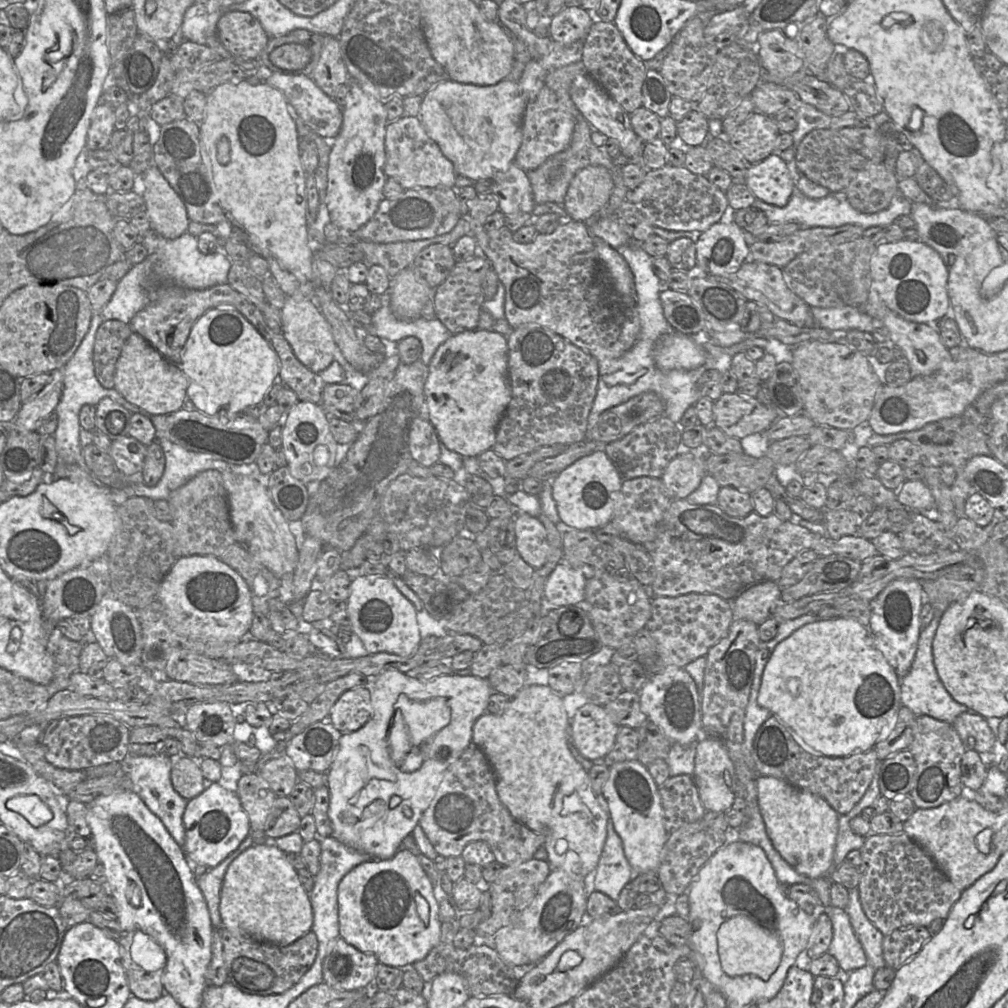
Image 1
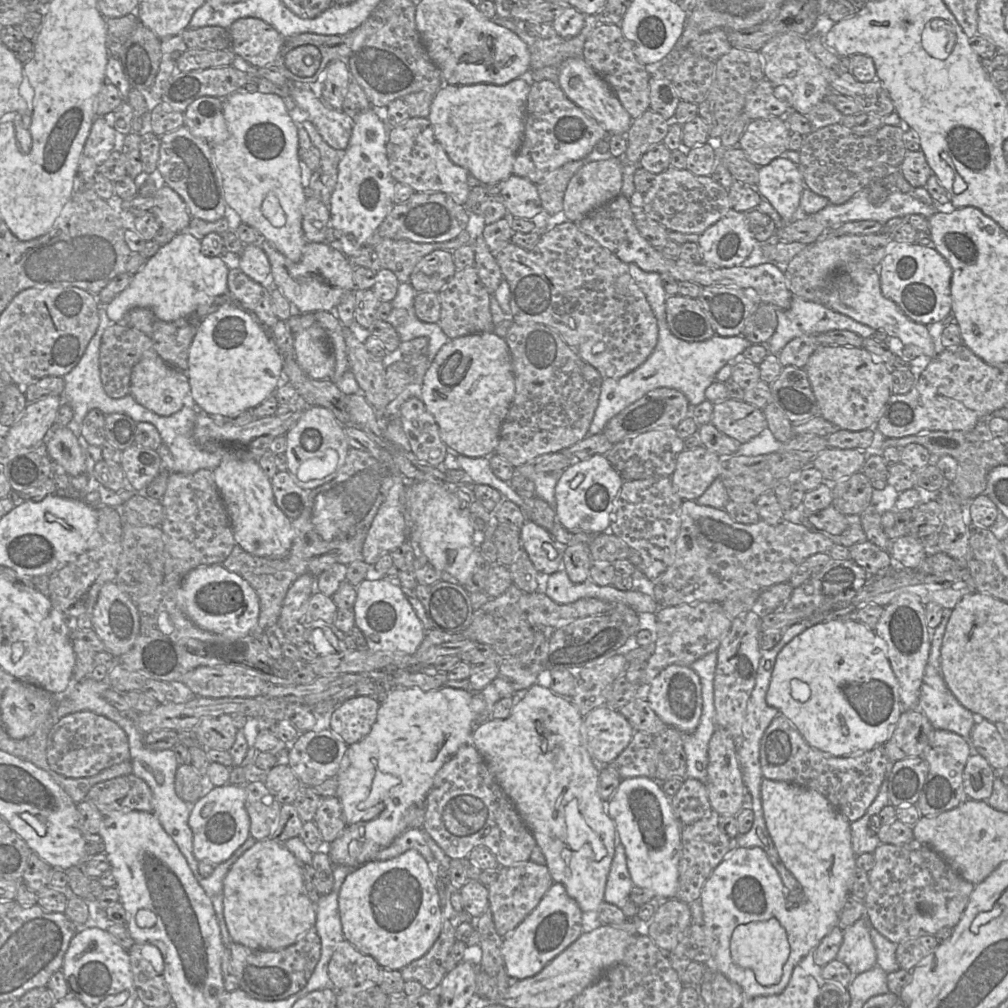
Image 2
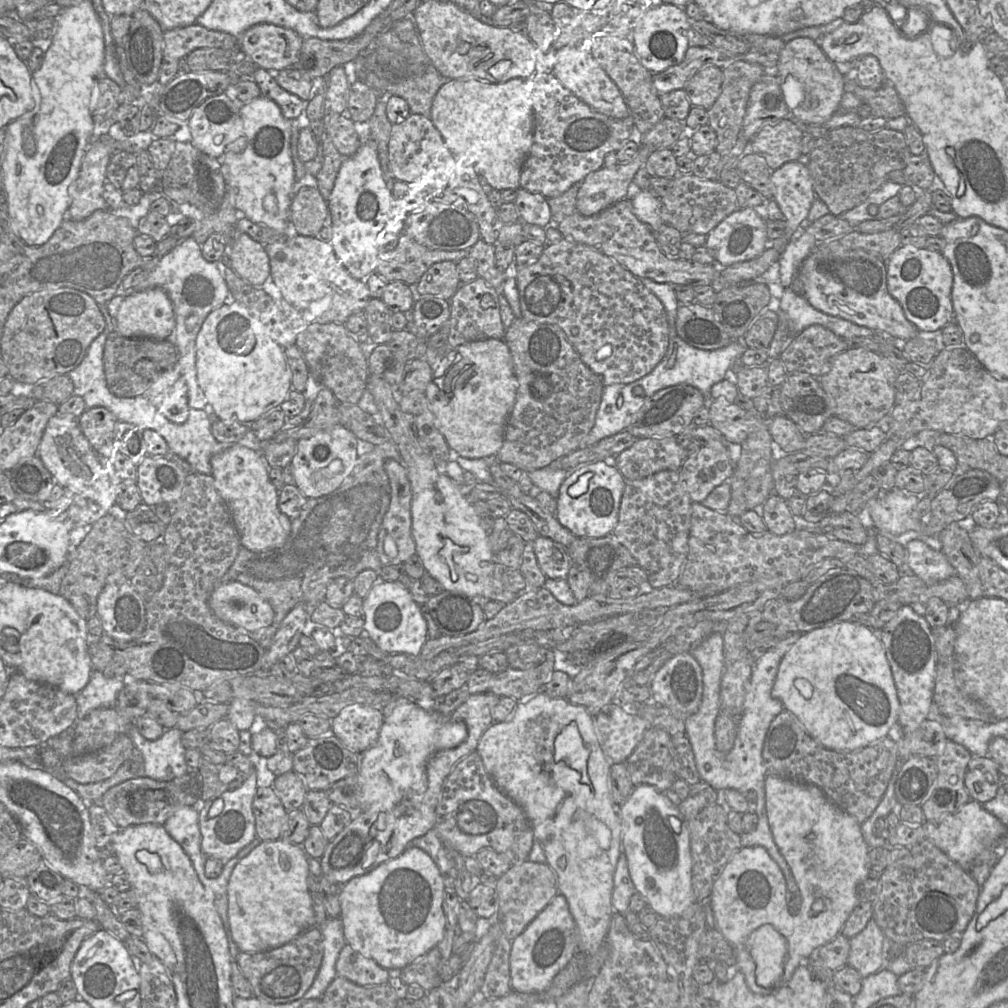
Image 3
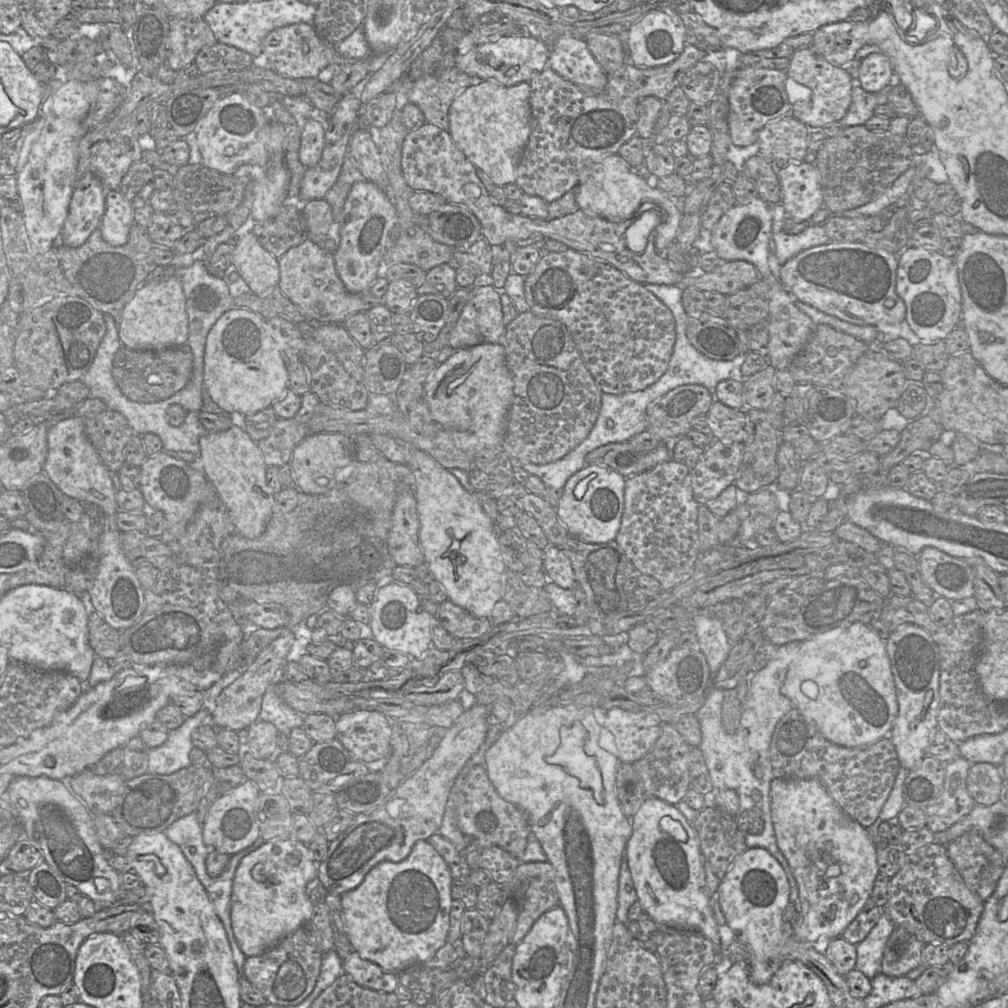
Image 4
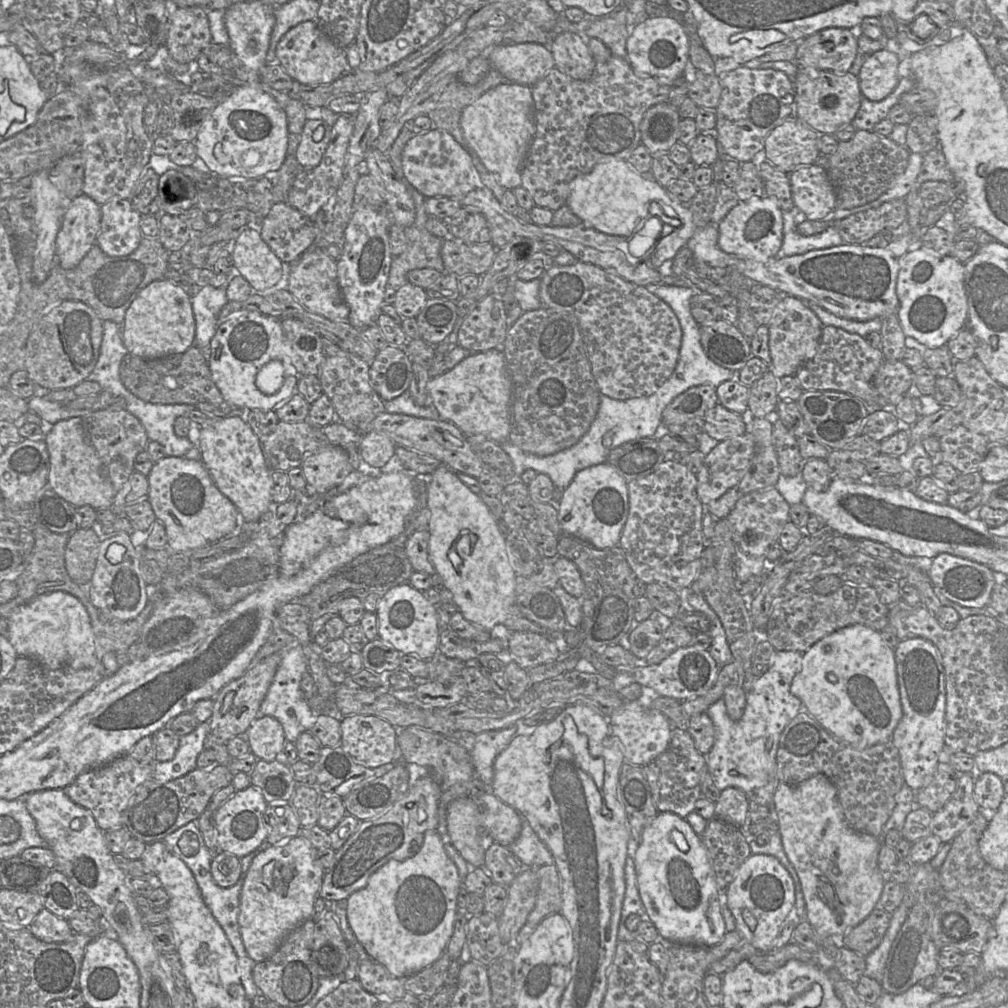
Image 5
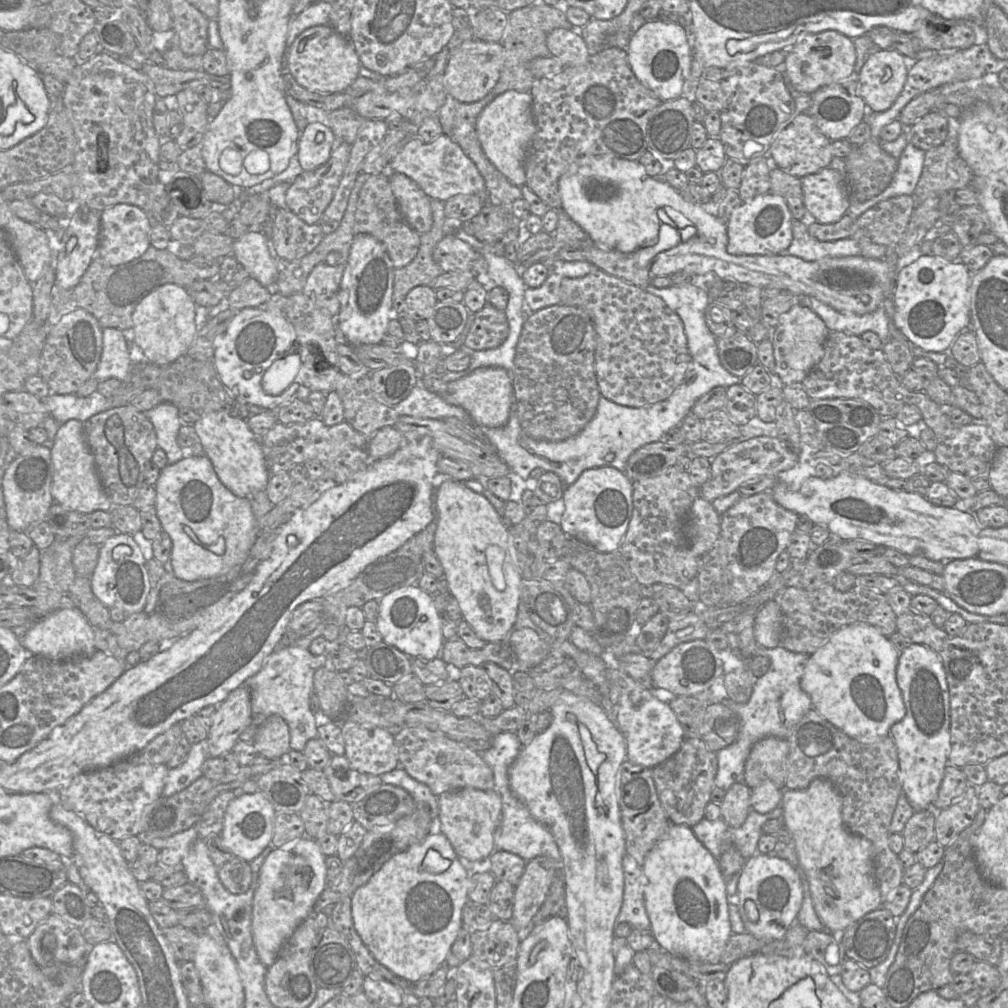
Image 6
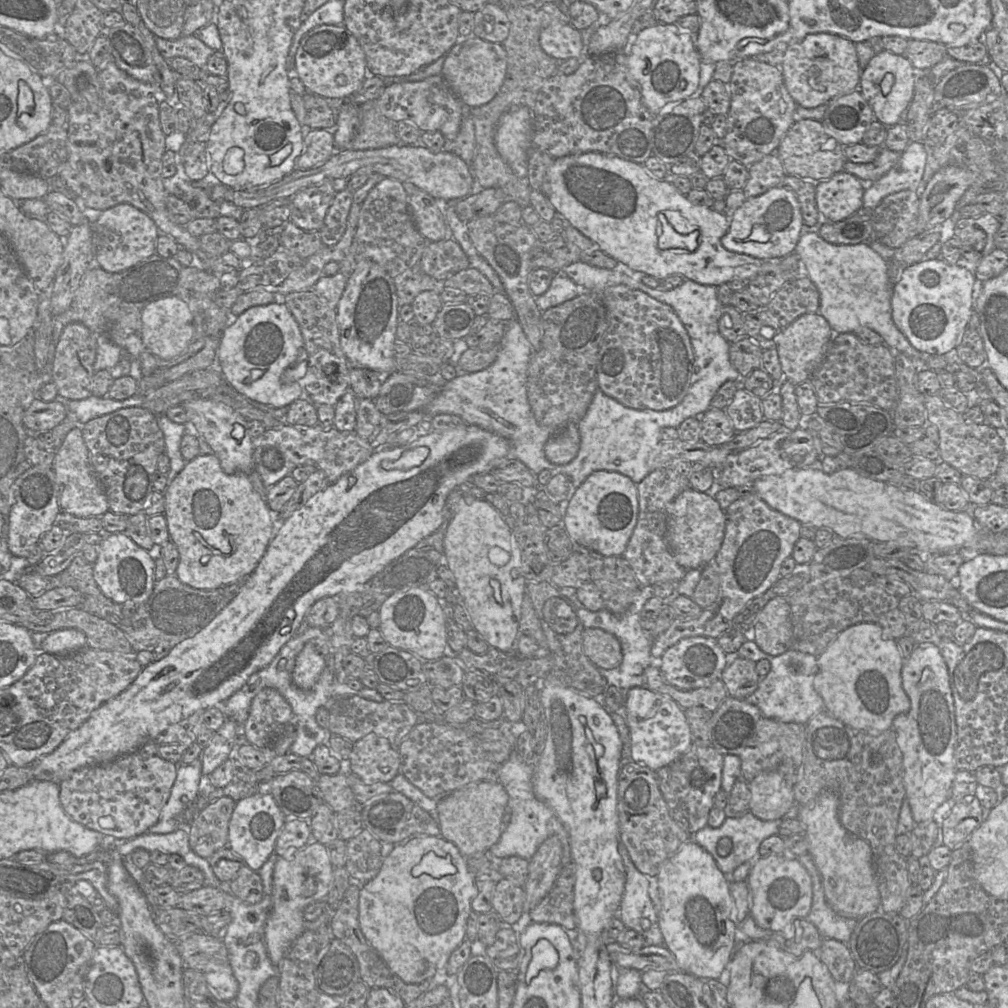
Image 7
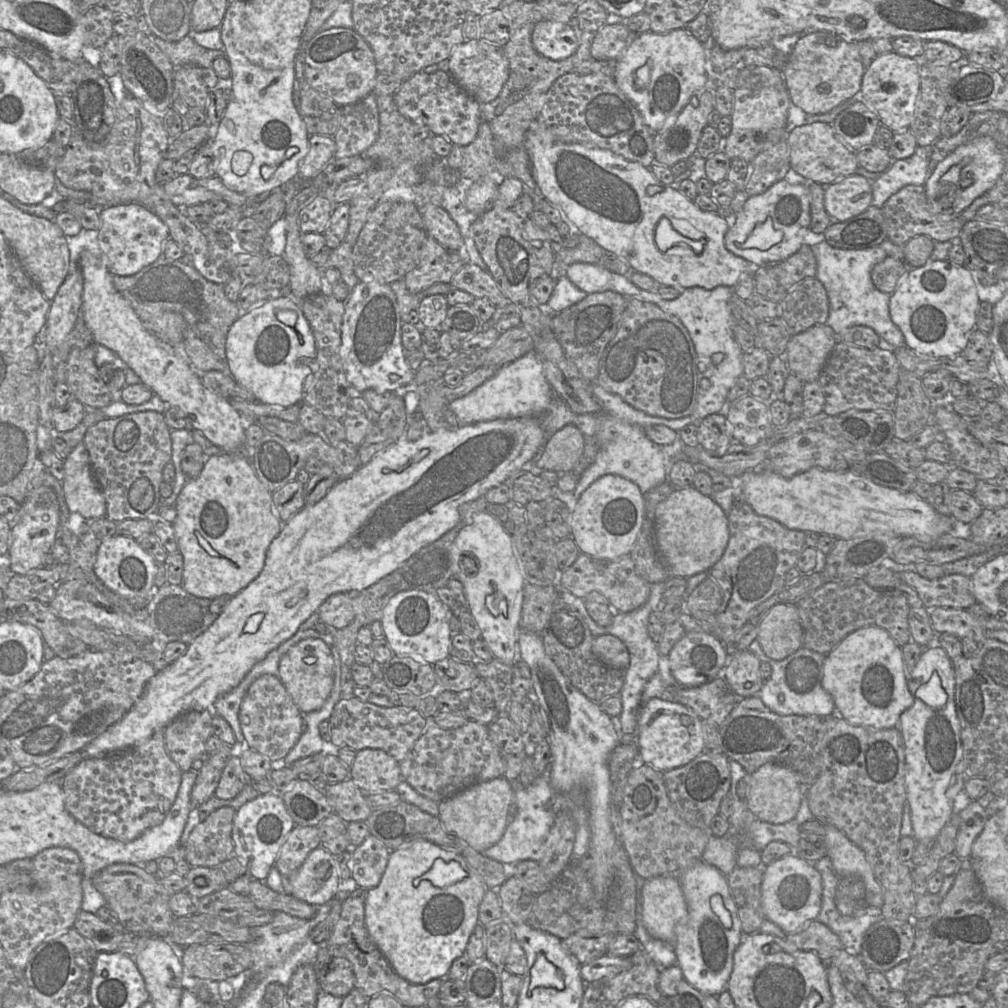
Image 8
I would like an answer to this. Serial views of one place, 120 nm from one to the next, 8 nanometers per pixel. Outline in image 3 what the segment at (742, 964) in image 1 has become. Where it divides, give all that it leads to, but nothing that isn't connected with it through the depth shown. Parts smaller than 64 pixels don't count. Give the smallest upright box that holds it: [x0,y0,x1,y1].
[746,924,787,989]

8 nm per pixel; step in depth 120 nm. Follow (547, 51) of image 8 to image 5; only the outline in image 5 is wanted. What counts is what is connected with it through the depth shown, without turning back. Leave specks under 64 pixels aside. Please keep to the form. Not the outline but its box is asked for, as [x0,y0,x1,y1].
[549,32,596,79]

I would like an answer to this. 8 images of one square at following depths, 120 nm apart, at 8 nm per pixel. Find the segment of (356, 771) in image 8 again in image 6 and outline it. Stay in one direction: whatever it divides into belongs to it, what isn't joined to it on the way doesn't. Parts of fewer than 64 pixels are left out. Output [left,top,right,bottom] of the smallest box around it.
[340,722,400,776]

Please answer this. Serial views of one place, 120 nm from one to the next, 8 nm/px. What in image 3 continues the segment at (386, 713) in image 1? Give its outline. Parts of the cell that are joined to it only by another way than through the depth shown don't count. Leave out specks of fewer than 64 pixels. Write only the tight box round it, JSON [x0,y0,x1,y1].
[359,702,467,812]

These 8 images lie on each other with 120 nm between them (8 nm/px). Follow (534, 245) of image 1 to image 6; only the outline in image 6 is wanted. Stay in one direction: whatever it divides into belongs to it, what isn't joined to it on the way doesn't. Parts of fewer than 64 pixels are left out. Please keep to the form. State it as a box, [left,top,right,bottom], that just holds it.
[561,269,692,408]

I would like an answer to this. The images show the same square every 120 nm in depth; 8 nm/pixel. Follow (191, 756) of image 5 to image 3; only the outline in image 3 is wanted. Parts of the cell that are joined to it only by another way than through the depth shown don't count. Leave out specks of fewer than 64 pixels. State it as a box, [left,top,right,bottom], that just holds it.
[127,724,187,781]

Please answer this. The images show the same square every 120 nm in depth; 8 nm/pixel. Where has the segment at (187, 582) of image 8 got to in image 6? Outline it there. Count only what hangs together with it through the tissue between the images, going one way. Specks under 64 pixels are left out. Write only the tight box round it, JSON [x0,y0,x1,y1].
[154,455,260,579]

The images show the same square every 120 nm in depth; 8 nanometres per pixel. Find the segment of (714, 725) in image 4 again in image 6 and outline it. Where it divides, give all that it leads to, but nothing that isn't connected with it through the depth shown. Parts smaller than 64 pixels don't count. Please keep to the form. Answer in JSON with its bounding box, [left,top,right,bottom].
[714,645,814,793]

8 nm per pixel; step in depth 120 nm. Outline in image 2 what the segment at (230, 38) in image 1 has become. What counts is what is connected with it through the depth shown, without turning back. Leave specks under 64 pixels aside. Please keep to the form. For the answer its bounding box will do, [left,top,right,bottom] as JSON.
[228,18,285,68]

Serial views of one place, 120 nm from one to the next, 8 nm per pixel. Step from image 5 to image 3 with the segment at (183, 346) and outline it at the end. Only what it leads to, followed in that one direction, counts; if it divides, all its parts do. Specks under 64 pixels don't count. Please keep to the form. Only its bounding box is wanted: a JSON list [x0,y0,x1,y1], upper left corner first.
[117,288,176,342]

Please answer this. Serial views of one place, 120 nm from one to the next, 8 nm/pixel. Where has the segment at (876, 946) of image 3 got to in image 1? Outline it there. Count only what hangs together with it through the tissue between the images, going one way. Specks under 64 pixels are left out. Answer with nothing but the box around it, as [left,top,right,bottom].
[811,904,868,972]

